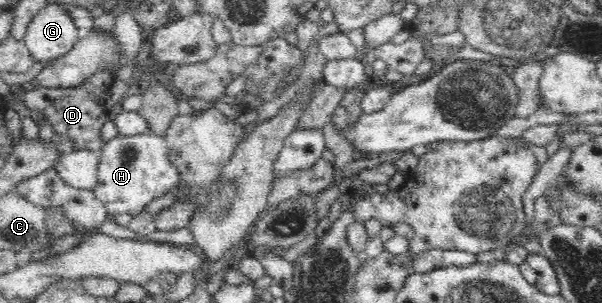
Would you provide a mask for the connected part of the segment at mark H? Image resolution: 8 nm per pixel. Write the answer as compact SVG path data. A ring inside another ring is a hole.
M148 131L144 134L124 135L118 134L108 140L101 149L101 157L97 166L97 183L93 190L98 201L102 202L109 215L131 214L136 216L146 210L153 200L164 197L177 190L182 179L178 167L168 157L168 145L163 136Z

